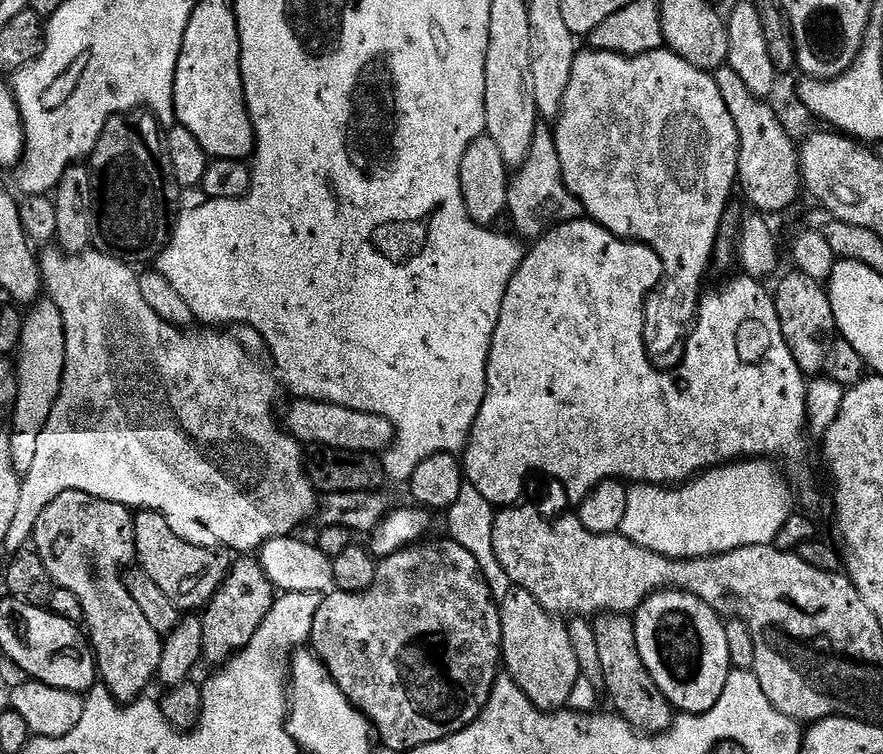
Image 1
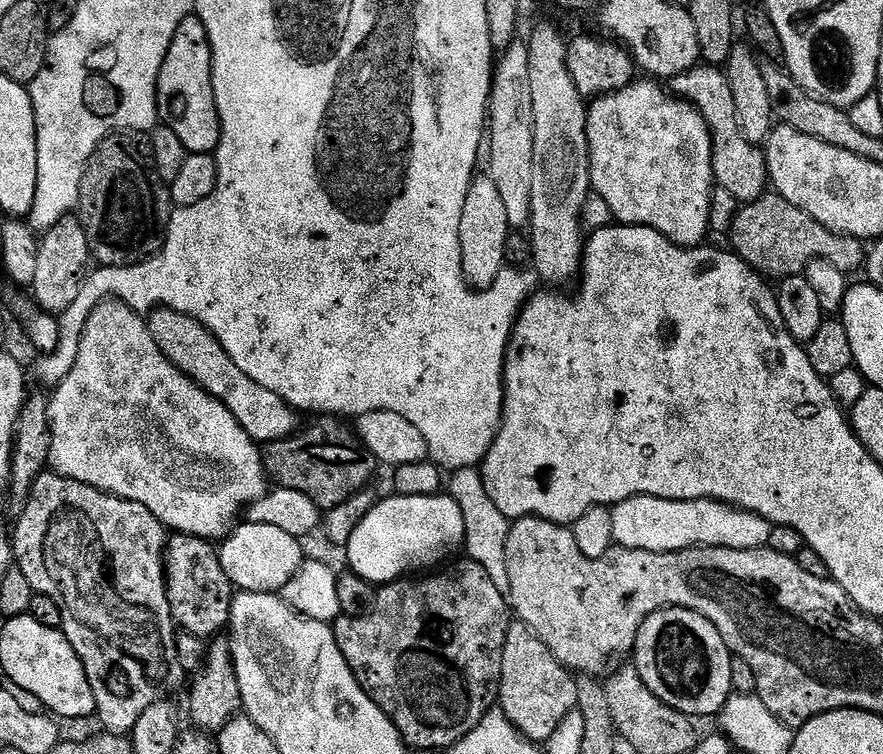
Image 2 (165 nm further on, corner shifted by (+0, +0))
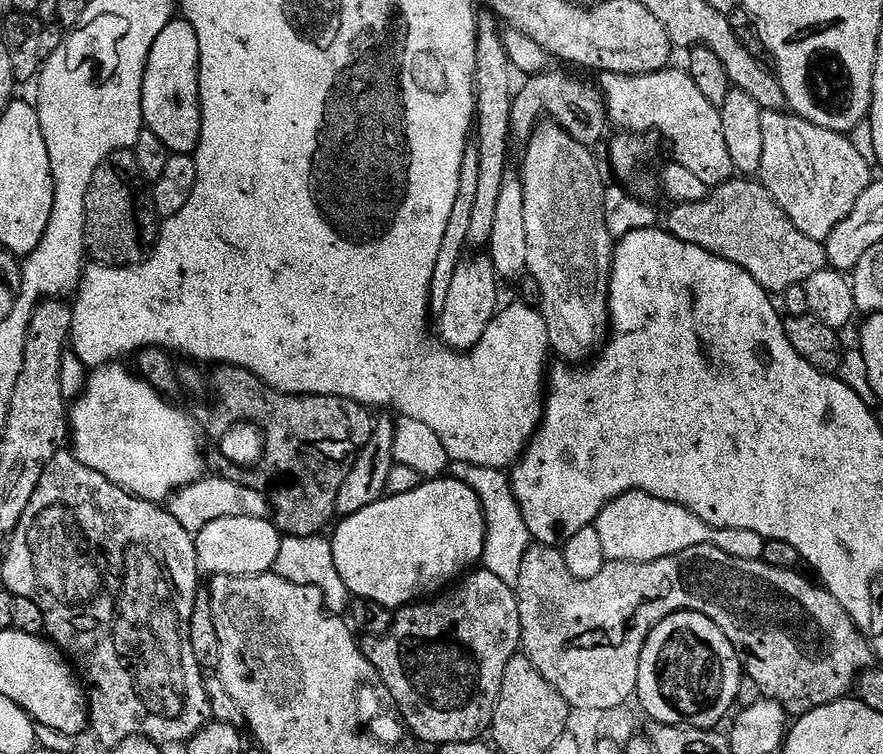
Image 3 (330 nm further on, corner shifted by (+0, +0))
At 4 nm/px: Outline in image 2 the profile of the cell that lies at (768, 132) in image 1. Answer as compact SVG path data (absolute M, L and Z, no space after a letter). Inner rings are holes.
M701 63L688 72L675 76L670 82L670 88L681 100L687 100L692 104L709 127L712 135L713 176L718 187L727 190L729 194L734 194L734 198L741 205L749 204L765 195L770 184L768 163L763 151L757 145L751 144L742 134L734 110L734 98L727 71L711 64Z

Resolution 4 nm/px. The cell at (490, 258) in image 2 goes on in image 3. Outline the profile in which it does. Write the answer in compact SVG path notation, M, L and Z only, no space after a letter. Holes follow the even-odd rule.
M476 254L473 256L476 256L473 260L471 258L461 260L458 270L454 270L454 279L452 285L450 285L450 295L446 298L446 306L438 309L438 316L440 316L439 339L453 350L469 350L475 347L498 313L498 305L496 306L496 303L500 300L501 277L496 275L491 257L487 254Z

